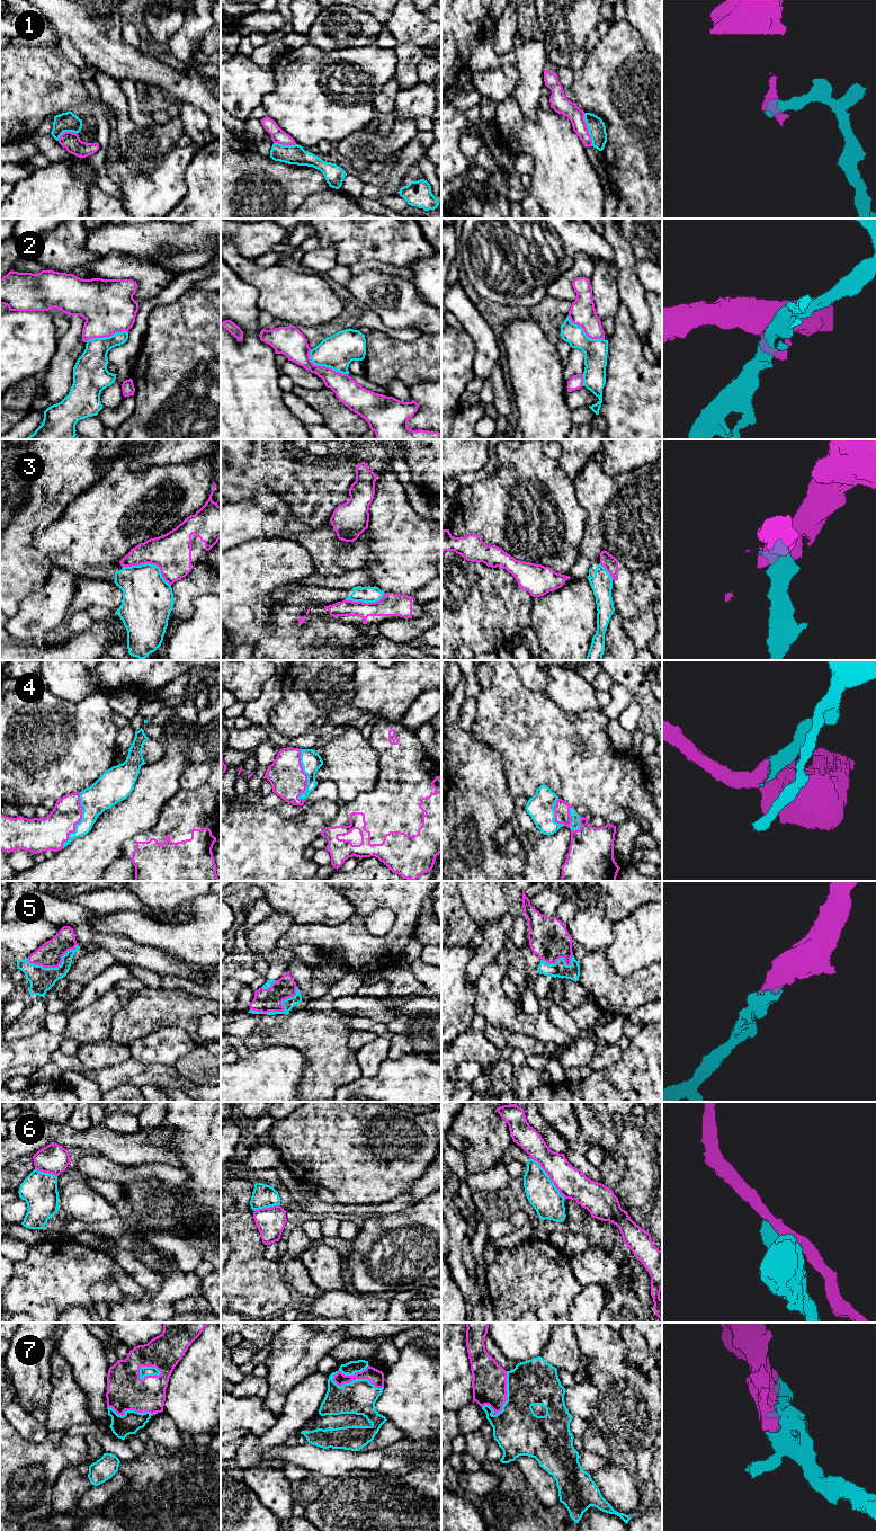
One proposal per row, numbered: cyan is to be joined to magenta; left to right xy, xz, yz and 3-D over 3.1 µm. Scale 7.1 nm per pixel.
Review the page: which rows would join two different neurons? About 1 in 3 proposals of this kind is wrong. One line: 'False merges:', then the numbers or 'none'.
False merges: 1, 2, 3, 6

